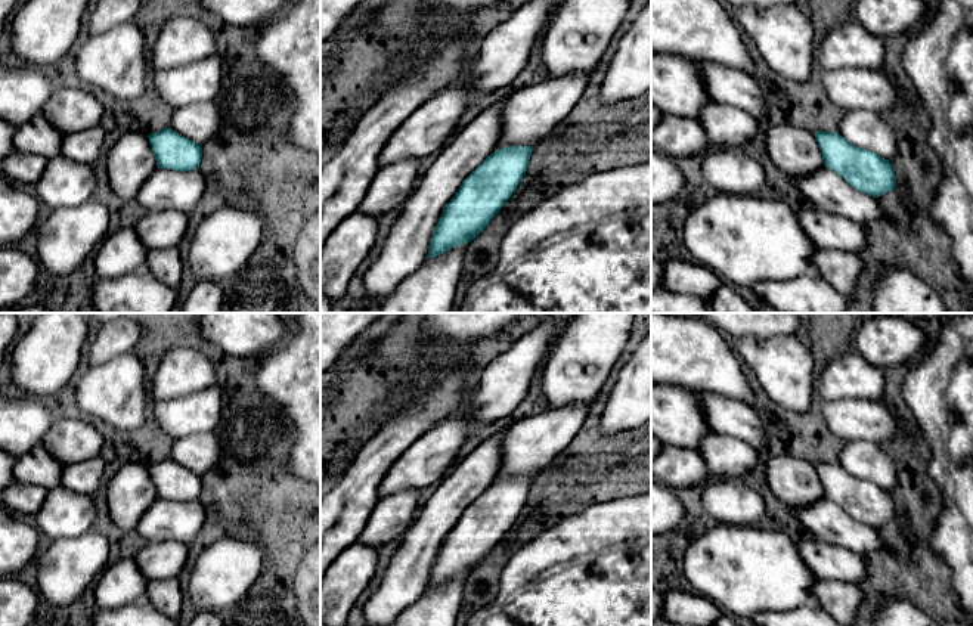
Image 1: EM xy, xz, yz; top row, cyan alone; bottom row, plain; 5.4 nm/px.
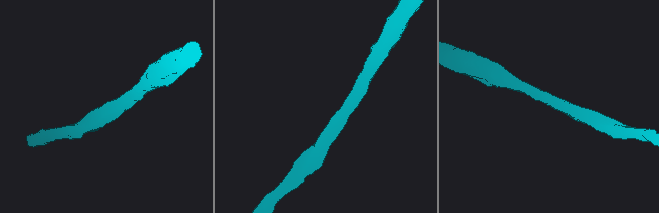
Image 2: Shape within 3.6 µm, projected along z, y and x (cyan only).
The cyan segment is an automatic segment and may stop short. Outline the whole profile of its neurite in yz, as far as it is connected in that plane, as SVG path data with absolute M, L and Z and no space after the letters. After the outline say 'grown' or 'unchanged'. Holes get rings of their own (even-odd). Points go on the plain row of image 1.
M816 462L815 470L825 499L836 502L852 518L879 529L896 517L896 506L889 490L856 478L839 464Z; unchanged

